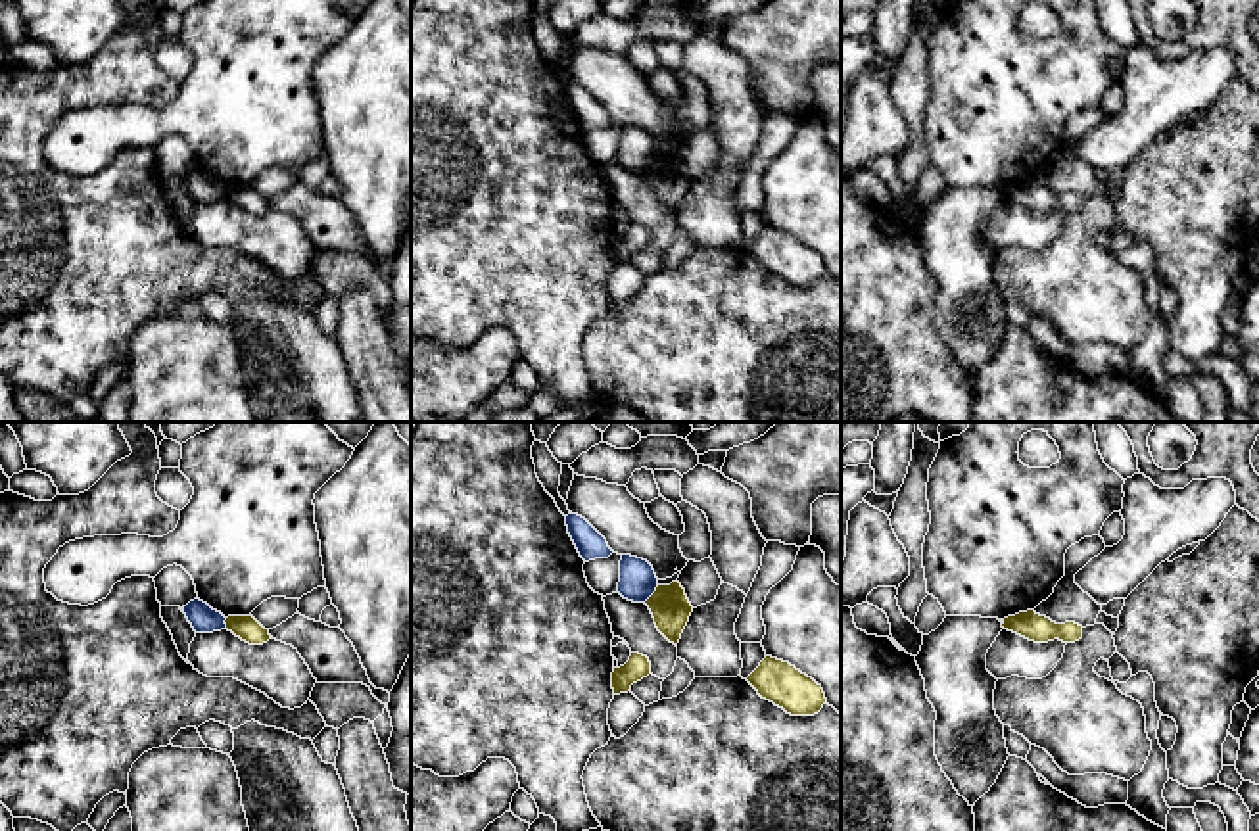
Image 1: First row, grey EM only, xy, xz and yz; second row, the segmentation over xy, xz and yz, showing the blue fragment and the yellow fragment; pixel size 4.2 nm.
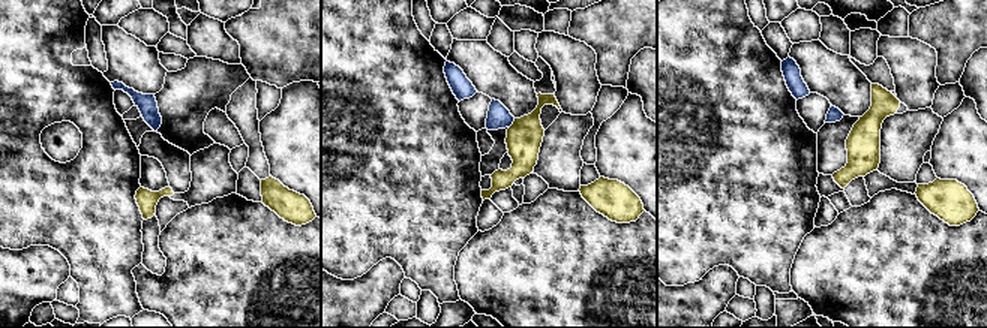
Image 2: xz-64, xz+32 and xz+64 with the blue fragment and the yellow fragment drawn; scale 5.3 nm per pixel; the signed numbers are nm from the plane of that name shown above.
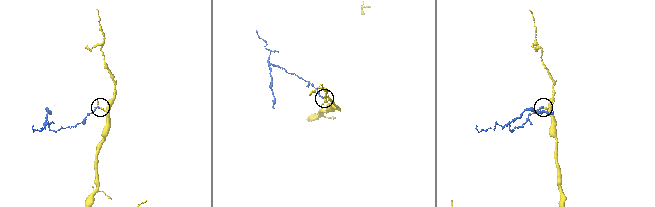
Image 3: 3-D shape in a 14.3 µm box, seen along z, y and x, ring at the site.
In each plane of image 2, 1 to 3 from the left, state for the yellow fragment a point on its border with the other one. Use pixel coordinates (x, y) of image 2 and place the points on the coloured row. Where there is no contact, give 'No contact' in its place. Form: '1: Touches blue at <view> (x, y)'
1: No contact
2: Touches blue at xz+32 (512, 123)
3: No contact

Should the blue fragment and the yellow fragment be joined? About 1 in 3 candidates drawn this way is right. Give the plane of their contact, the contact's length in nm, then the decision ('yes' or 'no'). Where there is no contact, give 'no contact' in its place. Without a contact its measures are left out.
xz | 100 nm | no

